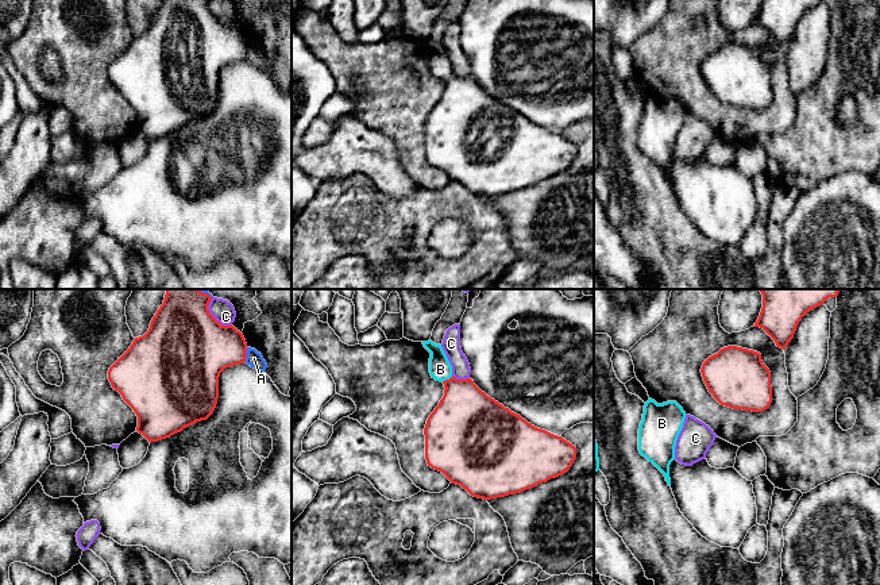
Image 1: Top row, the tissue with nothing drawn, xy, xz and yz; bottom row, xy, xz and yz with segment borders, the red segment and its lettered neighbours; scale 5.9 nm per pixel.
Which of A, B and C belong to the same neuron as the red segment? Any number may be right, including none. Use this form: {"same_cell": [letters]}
{"same_cell": ["B"]}

